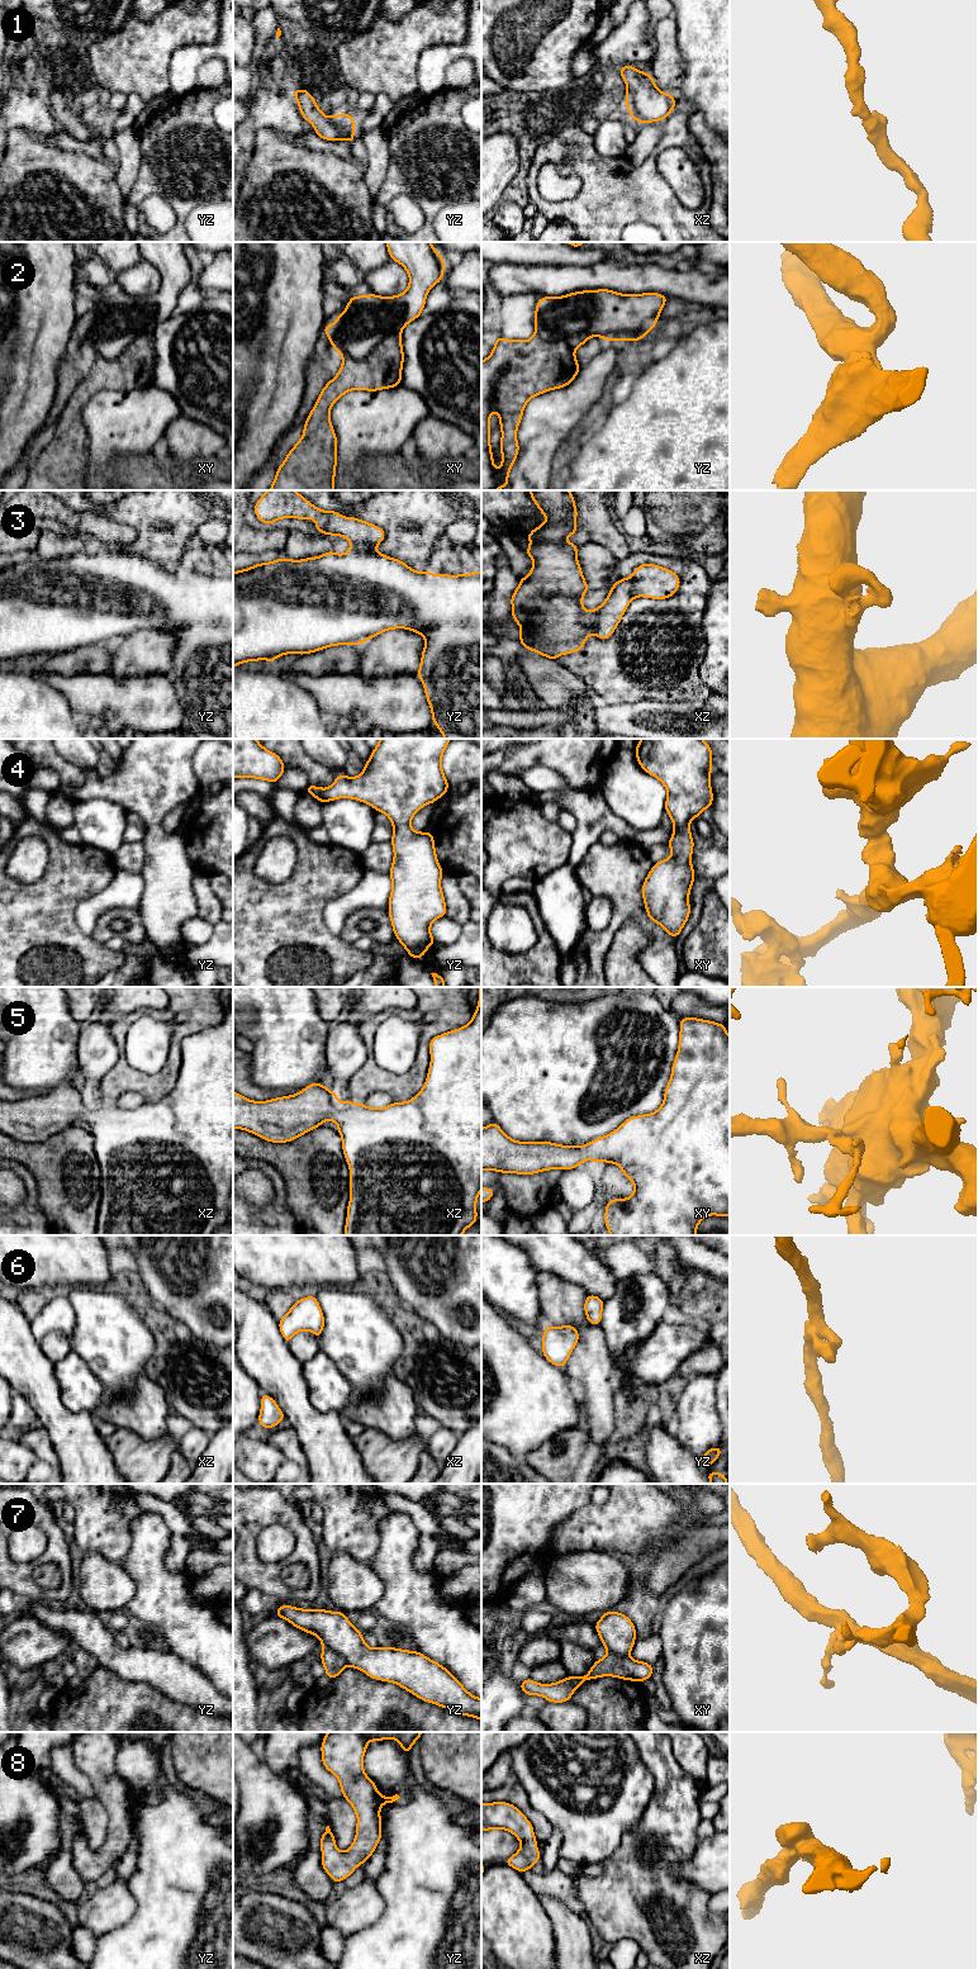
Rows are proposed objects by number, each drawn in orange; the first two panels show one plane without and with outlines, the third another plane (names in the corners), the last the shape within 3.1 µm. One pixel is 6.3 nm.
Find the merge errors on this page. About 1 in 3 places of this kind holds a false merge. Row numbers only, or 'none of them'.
2, 3, 7

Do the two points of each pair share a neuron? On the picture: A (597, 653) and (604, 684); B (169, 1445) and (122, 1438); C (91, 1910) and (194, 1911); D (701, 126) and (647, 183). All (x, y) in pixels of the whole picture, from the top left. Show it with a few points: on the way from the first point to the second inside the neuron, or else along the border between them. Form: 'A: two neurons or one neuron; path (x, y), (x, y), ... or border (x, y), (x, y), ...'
A: one neuron; path (599, 660), (604, 665), (604, 677)
B: one neuron; path (157, 1447), (133, 1447)
C: two neurons; border (128, 1880), (136, 1911), (123, 1925), (113, 1930)
D: two neurons; border (689, 112), (688, 129), (696, 138), (707, 161)

